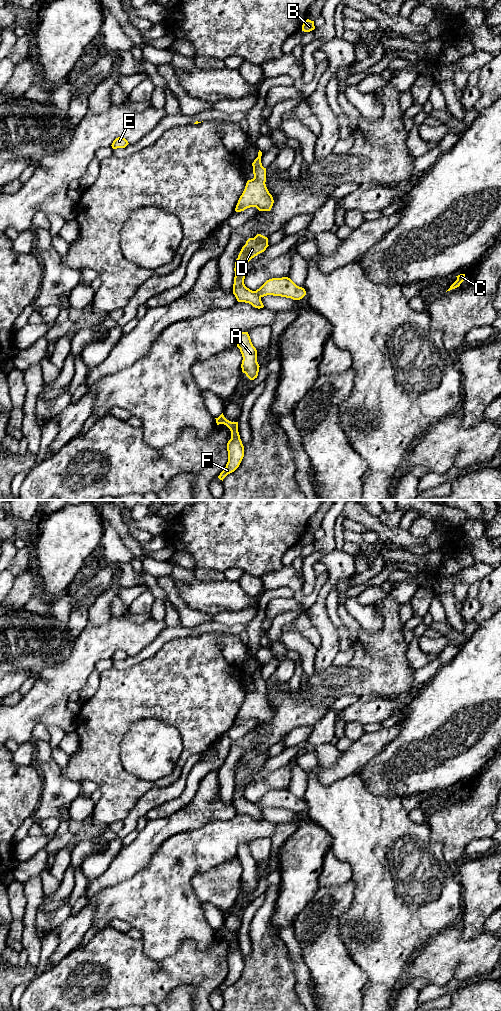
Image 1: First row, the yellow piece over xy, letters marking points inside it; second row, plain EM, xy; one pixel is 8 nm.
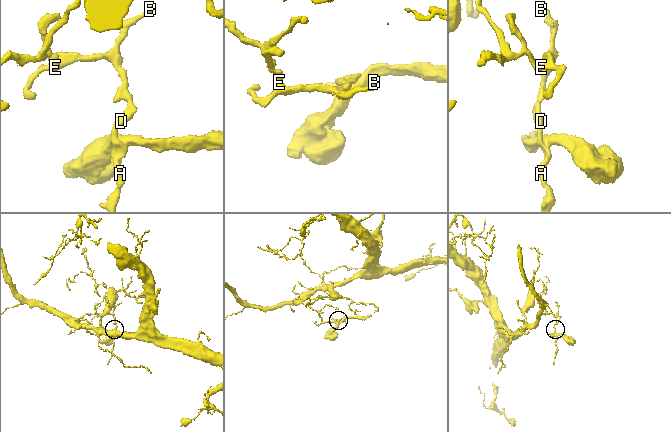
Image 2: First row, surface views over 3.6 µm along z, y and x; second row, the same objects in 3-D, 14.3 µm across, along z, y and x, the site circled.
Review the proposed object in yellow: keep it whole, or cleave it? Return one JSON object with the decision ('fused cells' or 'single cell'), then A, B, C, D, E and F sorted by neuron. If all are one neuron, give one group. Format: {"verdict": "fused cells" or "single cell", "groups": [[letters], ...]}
{"verdict": "fused cells", "groups": [["A", "B", "D", "E", "F"], ["C"]]}

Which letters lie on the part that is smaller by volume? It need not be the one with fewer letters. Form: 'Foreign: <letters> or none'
Foreign: C

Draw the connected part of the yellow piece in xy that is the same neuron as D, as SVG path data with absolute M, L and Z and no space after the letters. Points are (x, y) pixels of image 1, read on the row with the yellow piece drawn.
M257 234L254 238L249 238L242 247L235 262L235 277L233 284L233 294L238 302L251 304L255 308L263 308L261 298L244 284L244 268L246 264L258 254L264 252L268 247L268 238Z

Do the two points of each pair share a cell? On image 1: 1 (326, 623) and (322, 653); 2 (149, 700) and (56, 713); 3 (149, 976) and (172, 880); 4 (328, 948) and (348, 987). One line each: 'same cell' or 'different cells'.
1: same cell
2: different cells
3: different cells
4: same cell

